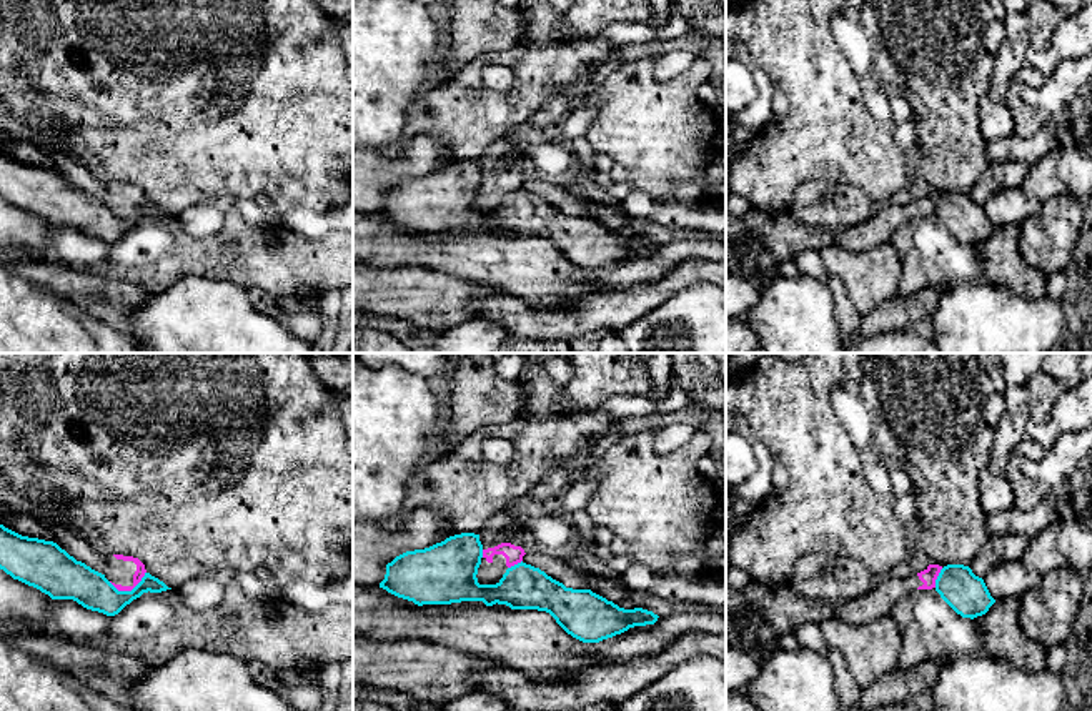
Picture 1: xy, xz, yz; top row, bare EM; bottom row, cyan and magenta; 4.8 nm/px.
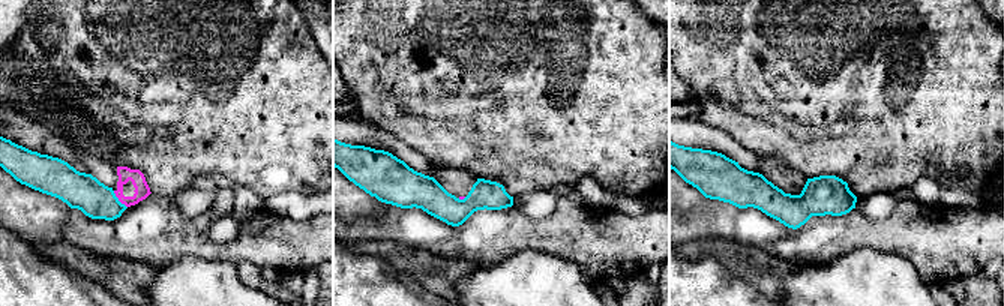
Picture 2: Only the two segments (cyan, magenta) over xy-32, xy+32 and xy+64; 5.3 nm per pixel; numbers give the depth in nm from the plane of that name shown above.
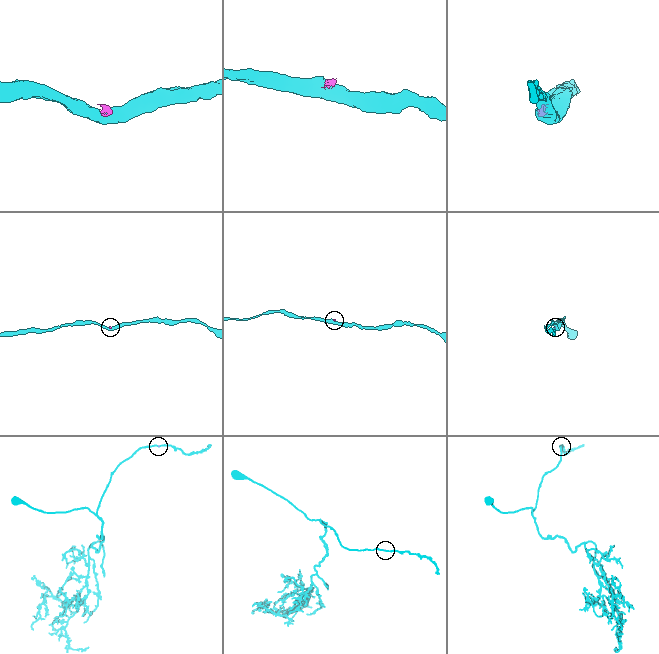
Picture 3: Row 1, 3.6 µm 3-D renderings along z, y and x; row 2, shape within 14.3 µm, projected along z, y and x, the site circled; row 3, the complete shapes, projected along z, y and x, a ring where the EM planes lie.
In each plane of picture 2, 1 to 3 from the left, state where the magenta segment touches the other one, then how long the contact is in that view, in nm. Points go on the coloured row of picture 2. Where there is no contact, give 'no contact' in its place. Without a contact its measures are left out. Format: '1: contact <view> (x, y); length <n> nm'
1: contact xy-32 (117, 200); length 120 nm
2: contact xy+32 (461, 200); length 50 nm
3: no contact

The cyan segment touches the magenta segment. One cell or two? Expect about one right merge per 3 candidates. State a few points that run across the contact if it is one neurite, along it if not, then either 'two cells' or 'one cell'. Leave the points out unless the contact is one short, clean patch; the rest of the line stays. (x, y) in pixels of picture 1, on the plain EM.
xy (145, 198), (130, 217), (117, 217), (109, 208) | two cells

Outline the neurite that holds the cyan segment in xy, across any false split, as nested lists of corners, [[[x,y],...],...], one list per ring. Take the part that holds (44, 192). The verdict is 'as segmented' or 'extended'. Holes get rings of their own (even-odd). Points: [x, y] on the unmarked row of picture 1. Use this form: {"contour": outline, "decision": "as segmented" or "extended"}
{"contour": [[[0,152],[0,196],[52,226],[73,226],[107,243],[118,241],[143,220],[171,216],[145,200],[132,218],[118,218],[105,201],[77,188],[57,170],[22,163],[3,152]]], "decision": "as segmented"}

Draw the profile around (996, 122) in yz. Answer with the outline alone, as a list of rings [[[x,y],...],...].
[[[984,95],[979,103],[980,135],[987,143],[1014,135],[1014,118],[1004,103]]]

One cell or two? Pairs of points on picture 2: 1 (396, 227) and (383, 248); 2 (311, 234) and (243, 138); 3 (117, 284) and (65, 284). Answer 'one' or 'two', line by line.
1: two
2: two
3: two

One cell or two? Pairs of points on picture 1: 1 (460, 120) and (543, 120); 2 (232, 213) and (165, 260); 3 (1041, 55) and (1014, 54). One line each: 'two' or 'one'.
1: two
2: one
3: two

